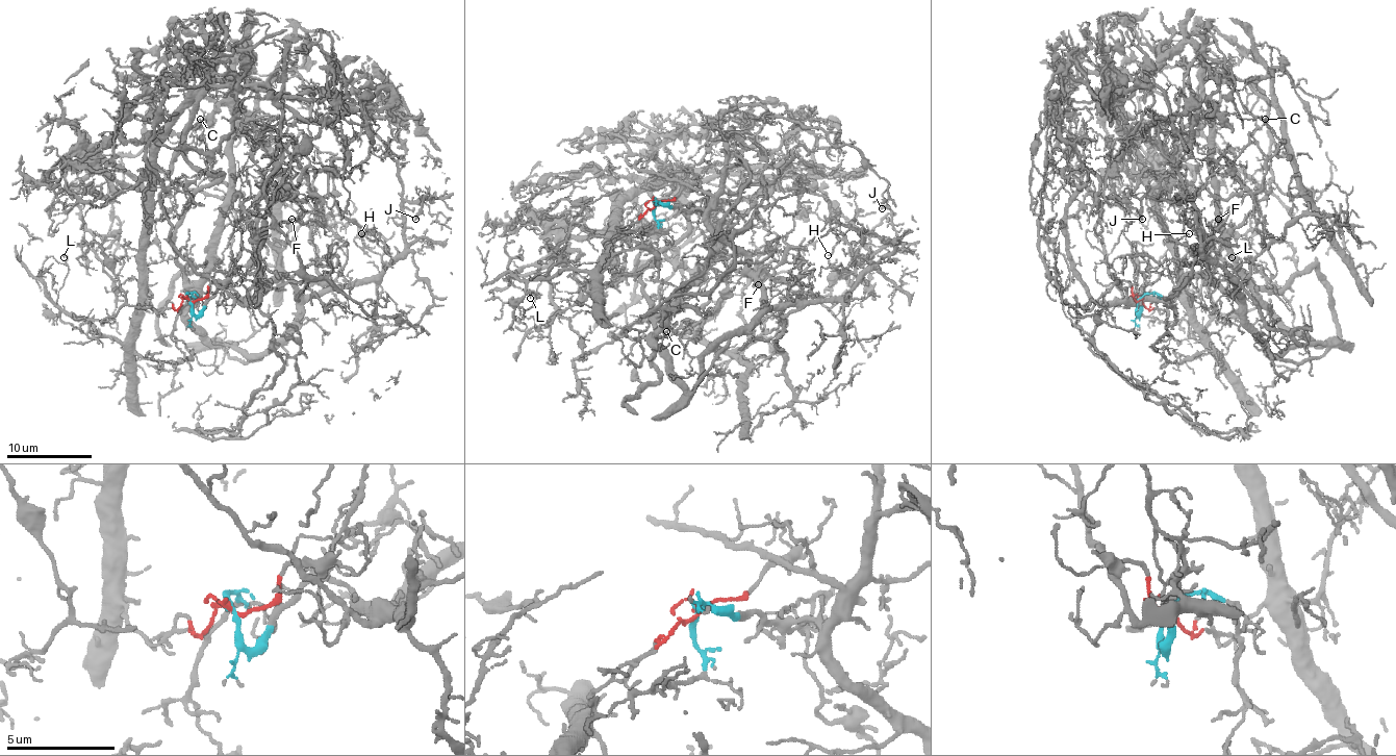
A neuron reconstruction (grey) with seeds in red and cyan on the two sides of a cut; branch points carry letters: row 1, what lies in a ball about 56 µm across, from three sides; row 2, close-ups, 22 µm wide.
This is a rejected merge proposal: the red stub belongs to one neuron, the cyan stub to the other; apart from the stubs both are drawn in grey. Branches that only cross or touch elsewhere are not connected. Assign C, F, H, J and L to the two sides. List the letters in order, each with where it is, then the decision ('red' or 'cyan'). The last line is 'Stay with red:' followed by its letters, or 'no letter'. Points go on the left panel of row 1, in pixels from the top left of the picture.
C: at (200, 119); red
F: at (292, 219); cyan
H: at (361, 233); cyan
J: at (415, 219); cyan
L: at (64, 257); red
Stay with red: C, L

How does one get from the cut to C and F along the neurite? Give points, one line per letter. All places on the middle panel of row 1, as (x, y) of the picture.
C: (656, 204), (611, 245), (613, 225), (692, 270), (757, 257), (735, 356), (703, 322), (666, 330)
F: (656, 204), (696, 208), (703, 212), (710, 227), (725, 236), (743, 255), (746, 273), (759, 285)

